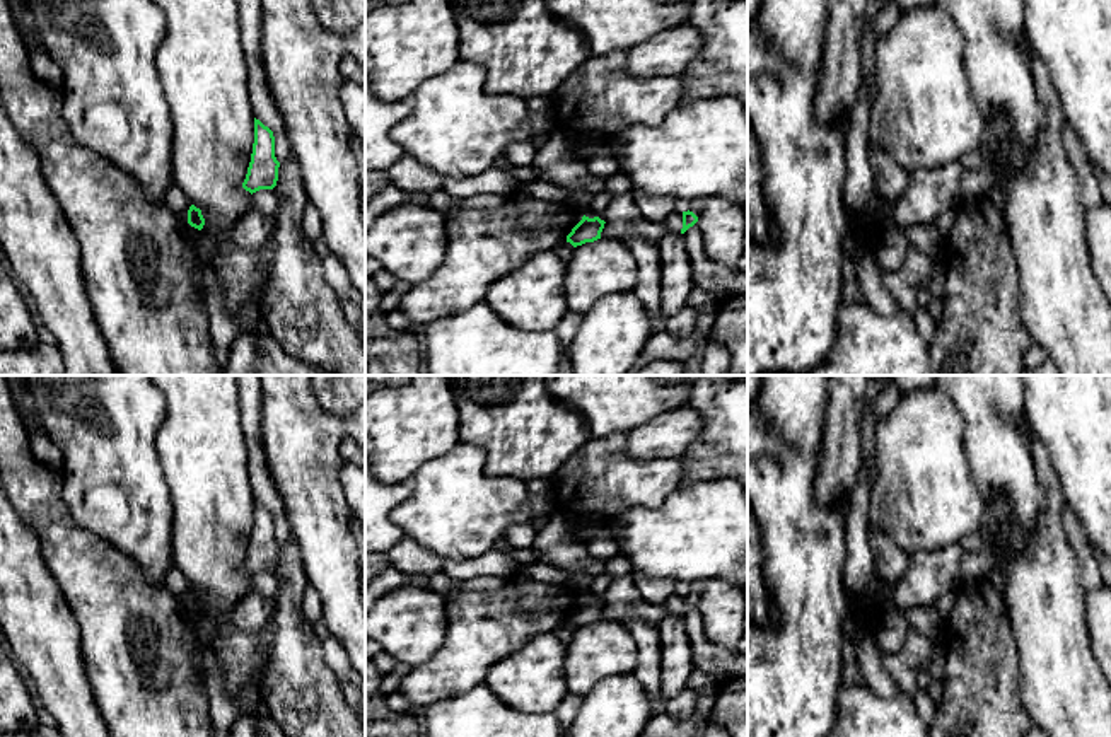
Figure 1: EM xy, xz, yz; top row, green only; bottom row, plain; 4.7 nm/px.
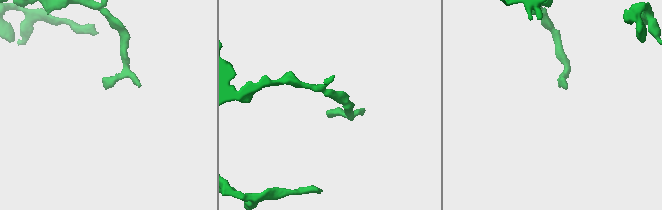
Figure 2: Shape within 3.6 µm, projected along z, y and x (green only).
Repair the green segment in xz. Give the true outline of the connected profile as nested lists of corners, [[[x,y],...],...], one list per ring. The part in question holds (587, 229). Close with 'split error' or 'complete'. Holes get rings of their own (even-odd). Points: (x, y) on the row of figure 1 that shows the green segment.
[[[584,215],[582,220],[567,235],[567,242],[570,242],[573,247],[582,246],[585,242],[594,242],[601,239],[604,223],[606,222],[599,217],[589,218]]]; complete

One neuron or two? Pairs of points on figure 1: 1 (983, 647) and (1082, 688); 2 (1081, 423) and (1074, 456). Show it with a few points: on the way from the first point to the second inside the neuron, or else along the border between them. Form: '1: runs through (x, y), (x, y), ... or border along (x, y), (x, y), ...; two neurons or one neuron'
1: border along (1009, 623), (1017, 645), (1019, 698), (1023, 702); two neurons
2: runs through (1081, 432), (1081, 447); one neuron

